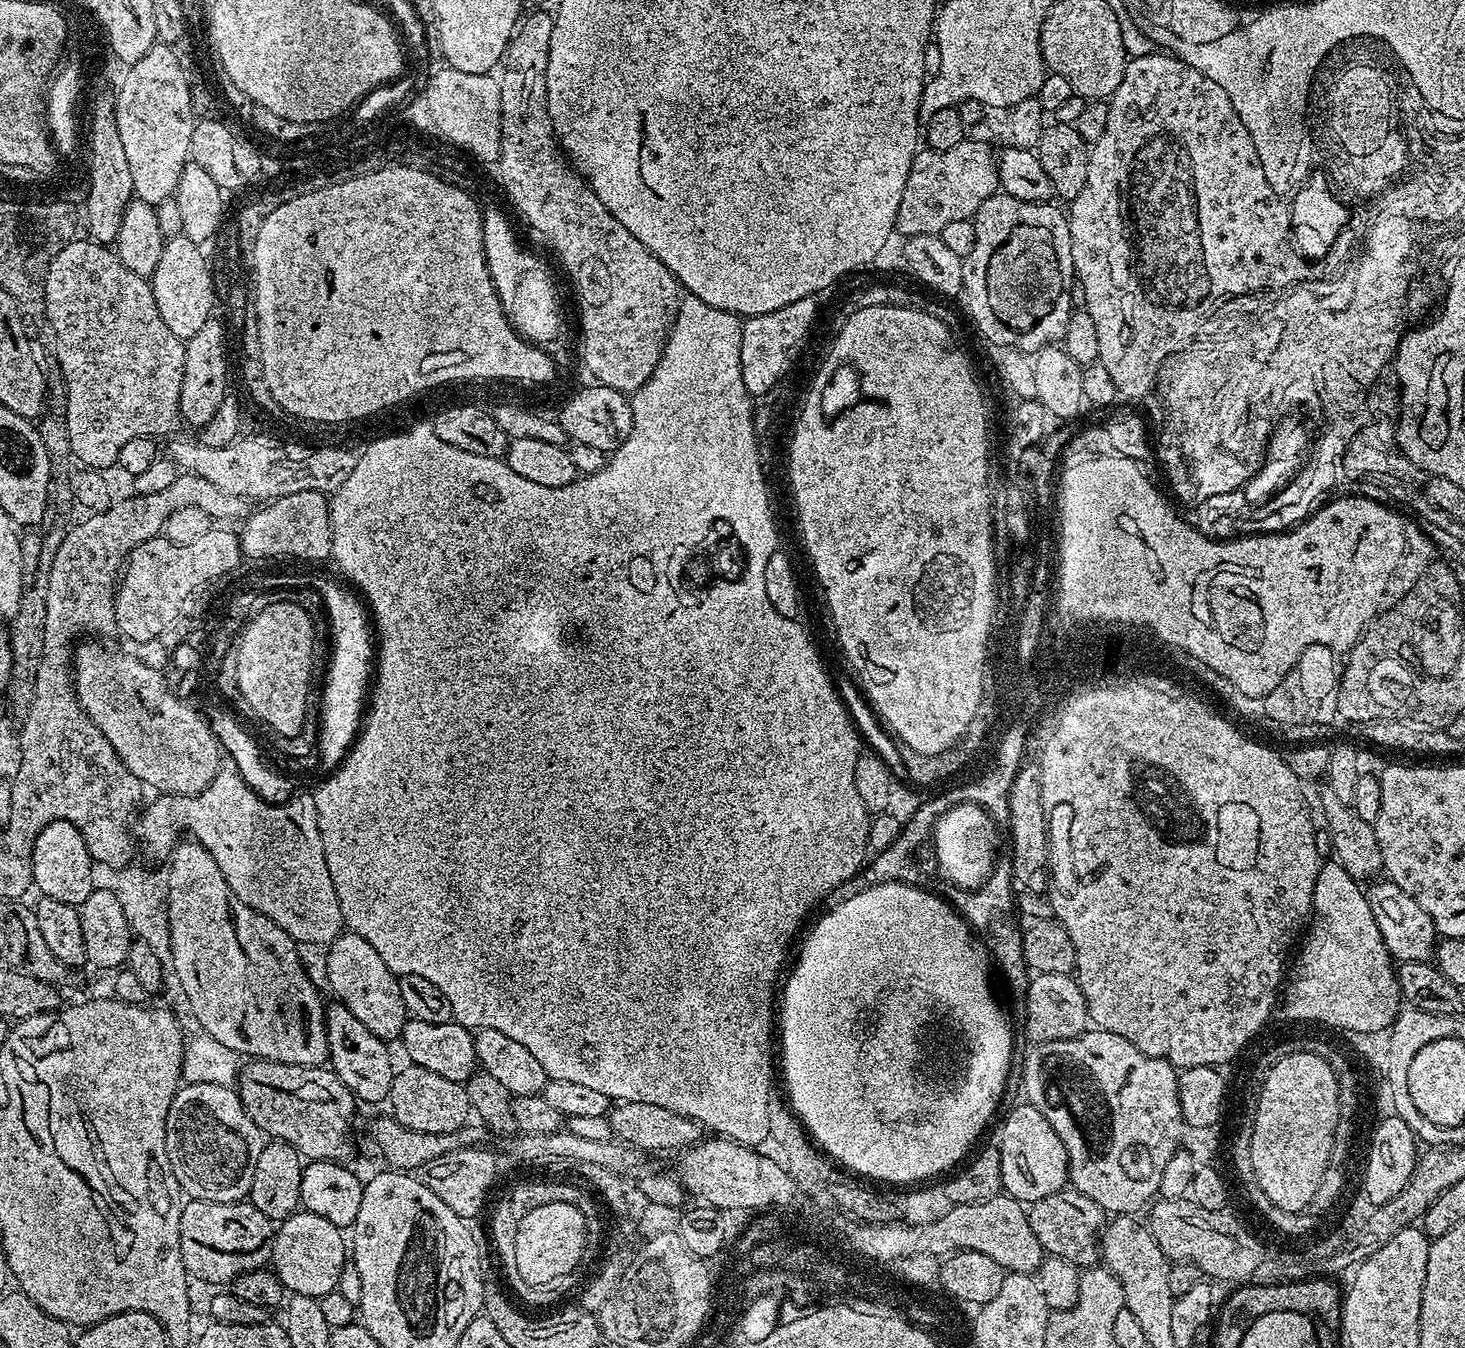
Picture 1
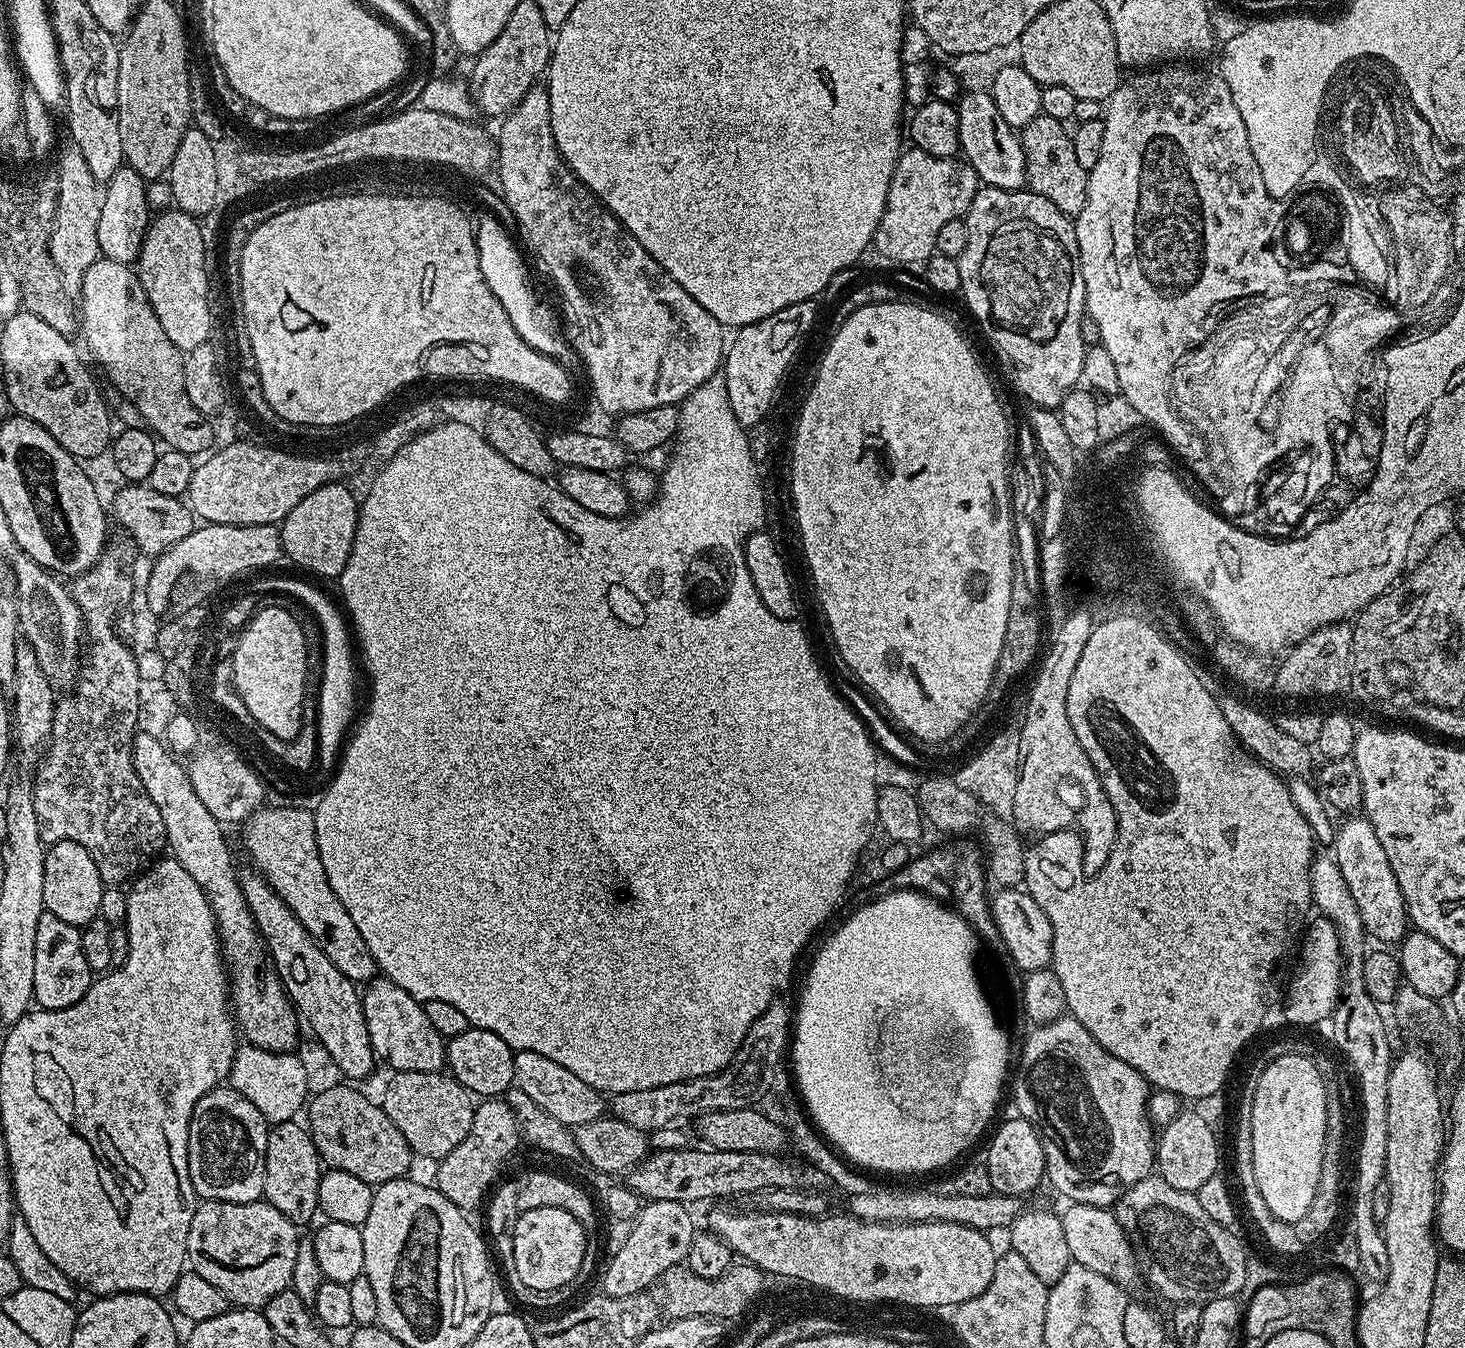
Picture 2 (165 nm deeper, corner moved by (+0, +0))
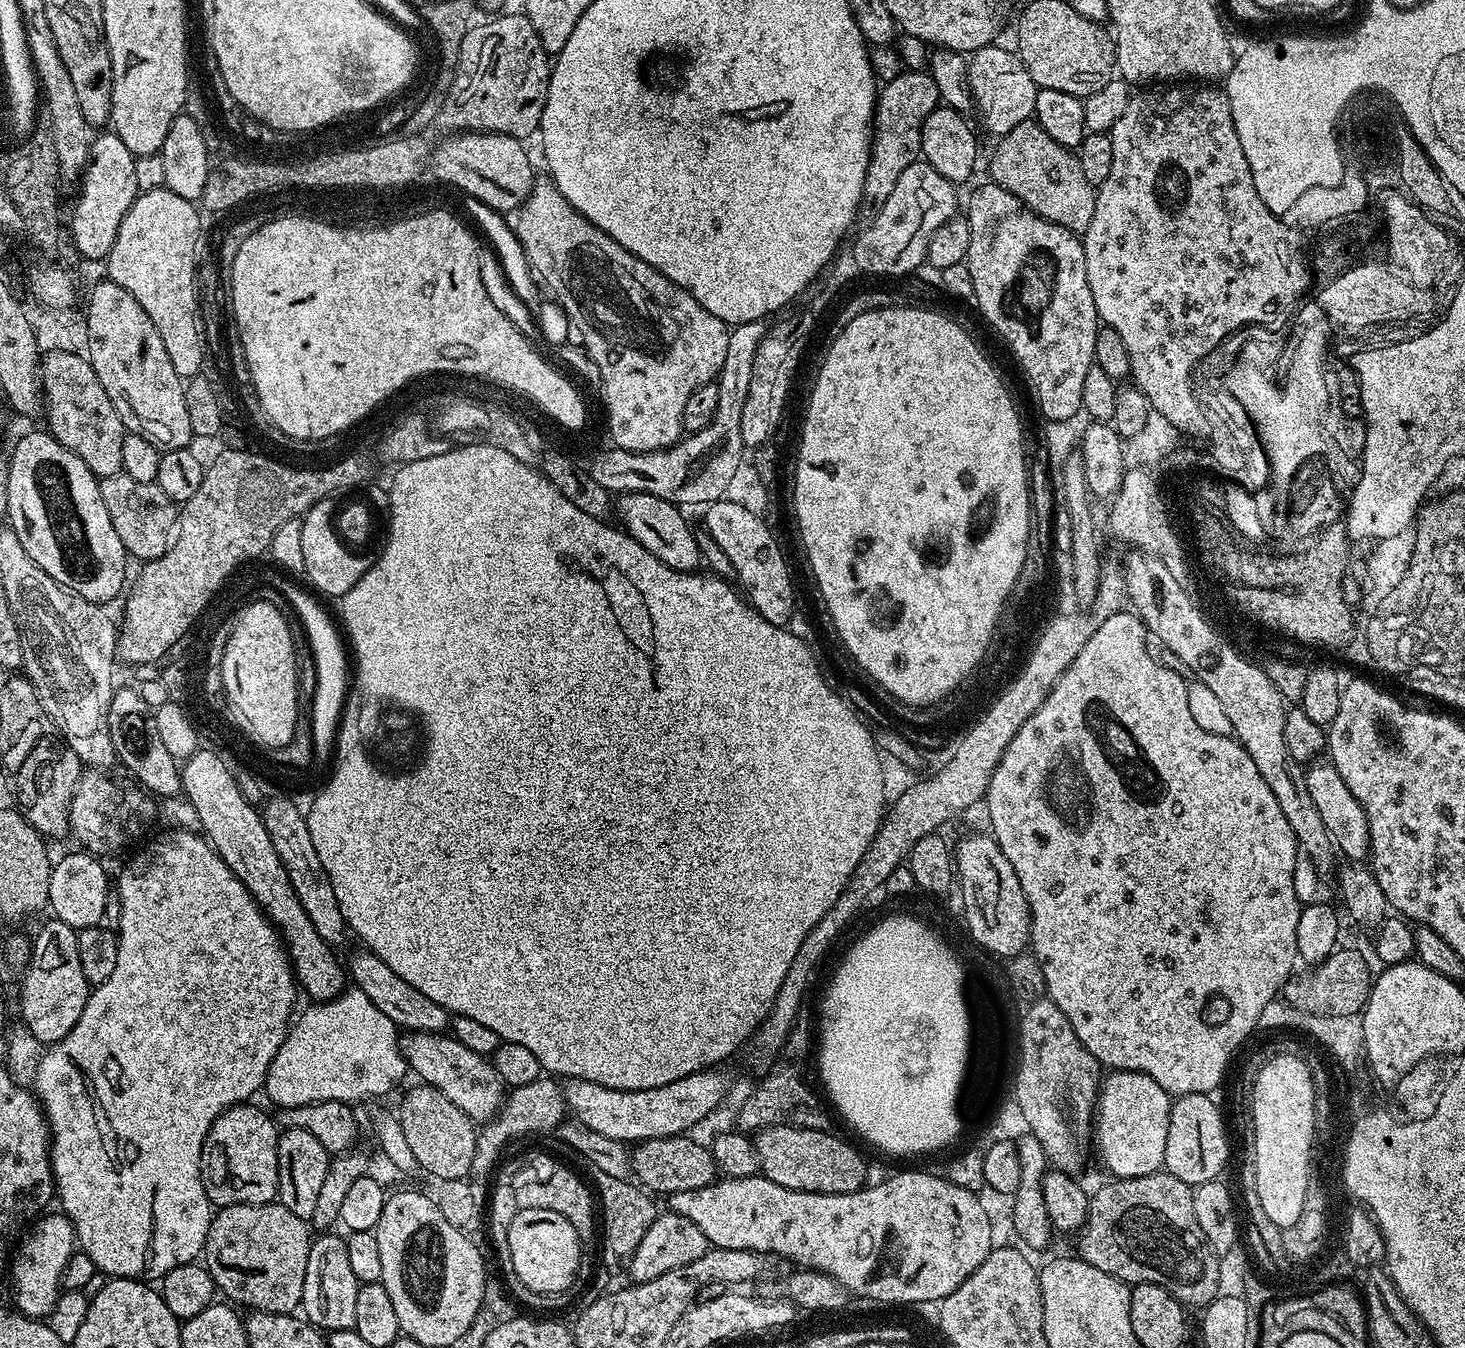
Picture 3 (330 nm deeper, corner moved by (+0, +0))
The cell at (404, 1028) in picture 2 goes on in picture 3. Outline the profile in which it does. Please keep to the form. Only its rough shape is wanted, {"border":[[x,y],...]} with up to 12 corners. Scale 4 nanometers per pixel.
{"border":[[451,1034],[402,1040],[407,1067],[473,1122],[501,1111],[488,1056]]}

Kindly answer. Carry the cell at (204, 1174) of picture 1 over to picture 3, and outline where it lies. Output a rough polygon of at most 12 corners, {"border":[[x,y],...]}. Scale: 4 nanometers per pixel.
{"border":[[255,1103],[227,1108],[202,1146],[217,1209],[270,1204],[278,1128]]}

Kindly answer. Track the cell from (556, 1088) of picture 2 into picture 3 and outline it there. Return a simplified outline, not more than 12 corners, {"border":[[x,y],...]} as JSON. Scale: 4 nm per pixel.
{"border":[[713,1066],[650,1090],[568,1078],[575,1123],[625,1142],[692,1130],[723,1102]]}

